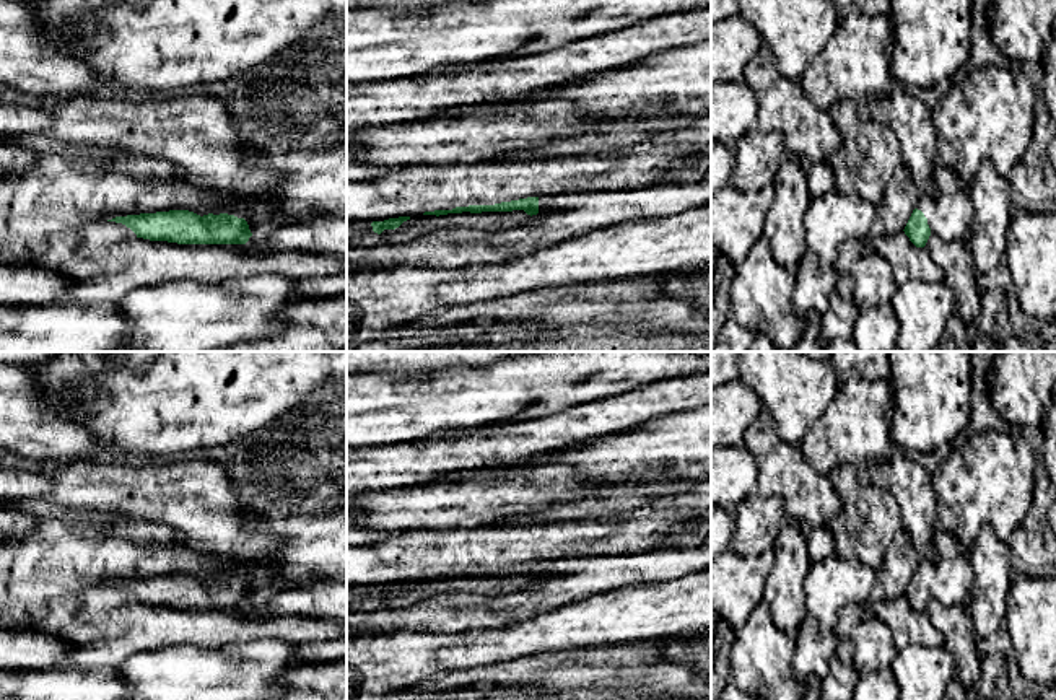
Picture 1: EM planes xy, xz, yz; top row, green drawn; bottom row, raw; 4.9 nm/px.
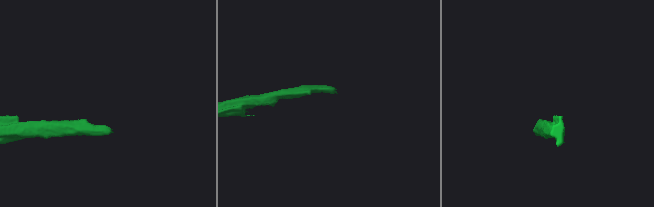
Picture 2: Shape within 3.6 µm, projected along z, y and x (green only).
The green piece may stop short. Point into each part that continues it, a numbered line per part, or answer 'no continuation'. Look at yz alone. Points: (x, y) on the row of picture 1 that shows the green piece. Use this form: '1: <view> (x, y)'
1: yz (949, 212)

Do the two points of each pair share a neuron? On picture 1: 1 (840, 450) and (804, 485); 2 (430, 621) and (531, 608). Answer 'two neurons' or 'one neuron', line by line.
1: two neurons
2: one neuron

